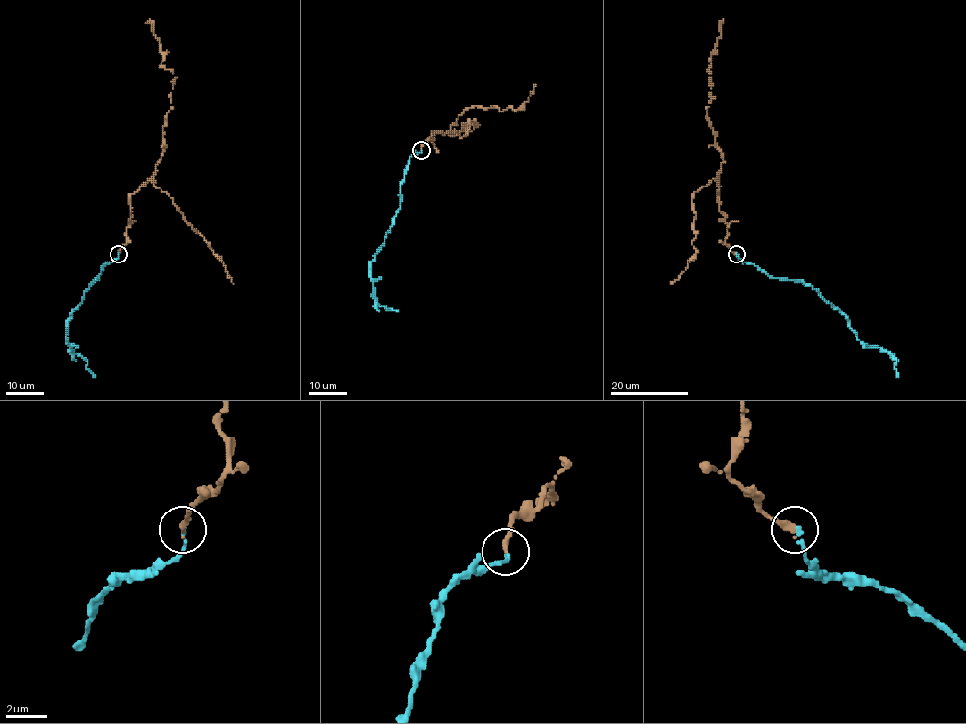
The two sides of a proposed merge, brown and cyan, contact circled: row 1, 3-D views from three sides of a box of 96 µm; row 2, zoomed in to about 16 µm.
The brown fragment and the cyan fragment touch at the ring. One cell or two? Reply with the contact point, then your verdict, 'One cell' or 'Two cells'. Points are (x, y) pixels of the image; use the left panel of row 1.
Place: (118, 254). One cell

